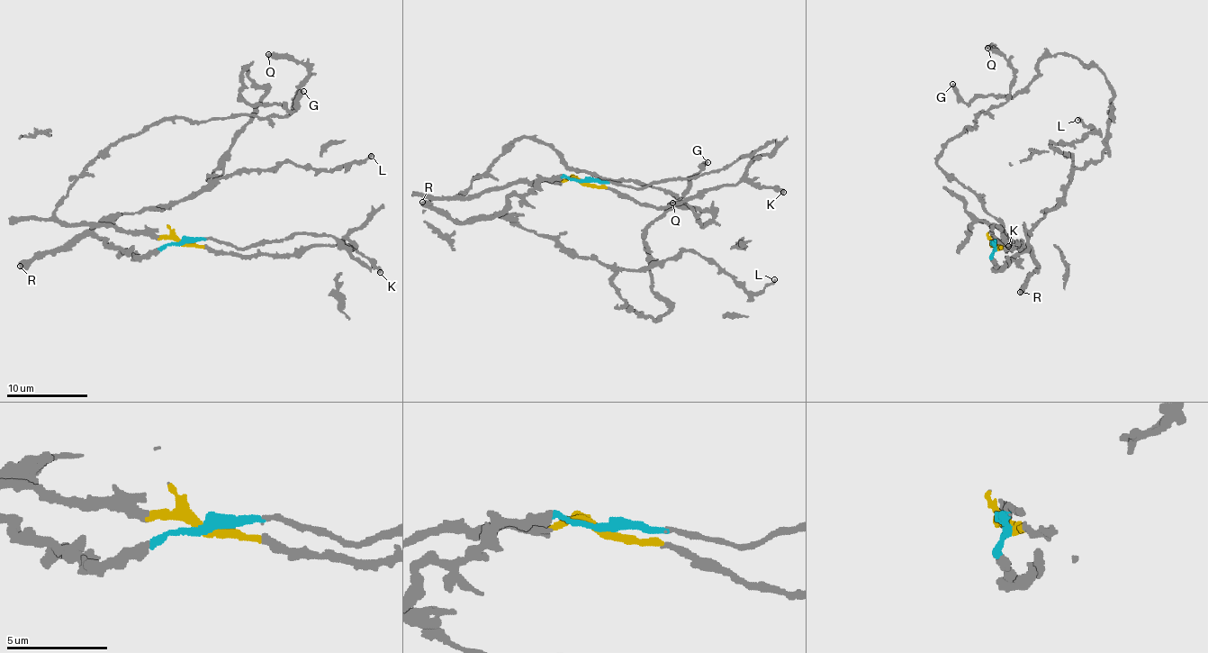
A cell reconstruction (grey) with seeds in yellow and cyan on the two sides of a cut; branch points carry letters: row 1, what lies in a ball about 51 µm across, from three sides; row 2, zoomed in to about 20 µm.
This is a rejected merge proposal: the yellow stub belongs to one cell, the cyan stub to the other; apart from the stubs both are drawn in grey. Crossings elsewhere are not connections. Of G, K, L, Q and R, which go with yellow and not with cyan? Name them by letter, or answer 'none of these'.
K, Q

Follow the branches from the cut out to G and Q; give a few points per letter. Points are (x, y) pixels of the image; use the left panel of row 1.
G: (181, 243), (132, 256), (94, 230), (222, 173), (265, 90), (246, 67), (247, 102), (293, 111), (303, 91)
Q: (181, 243), (66, 222), (56, 206), (87, 165), (166, 118), (283, 117), (293, 109), (308, 70), (267, 54)

